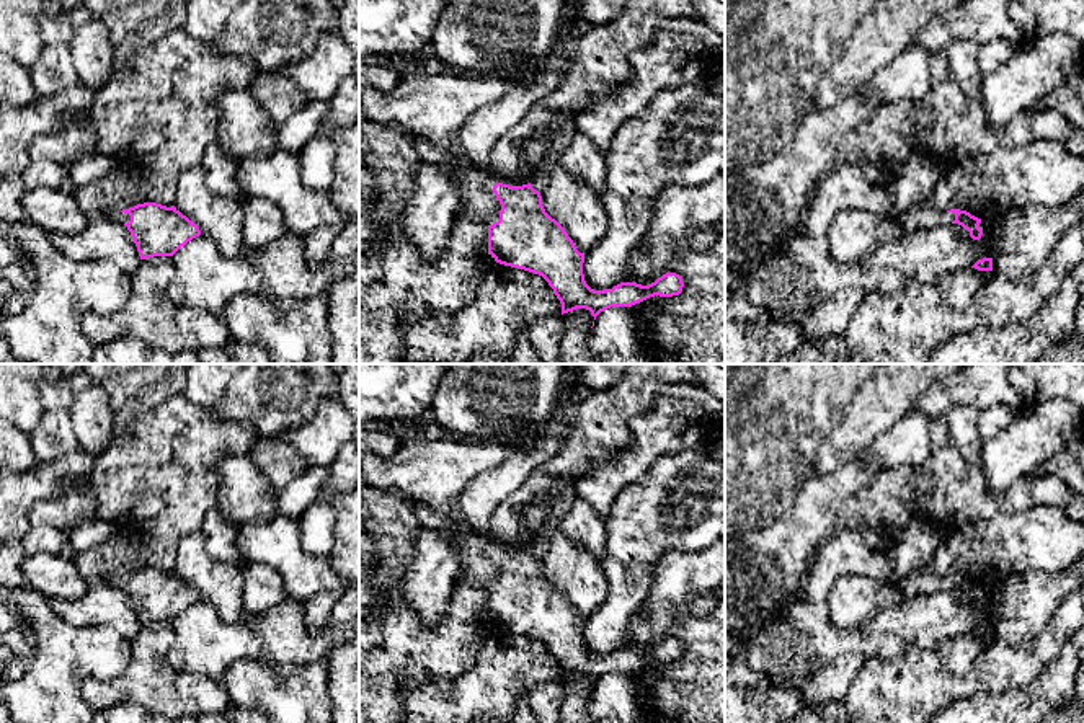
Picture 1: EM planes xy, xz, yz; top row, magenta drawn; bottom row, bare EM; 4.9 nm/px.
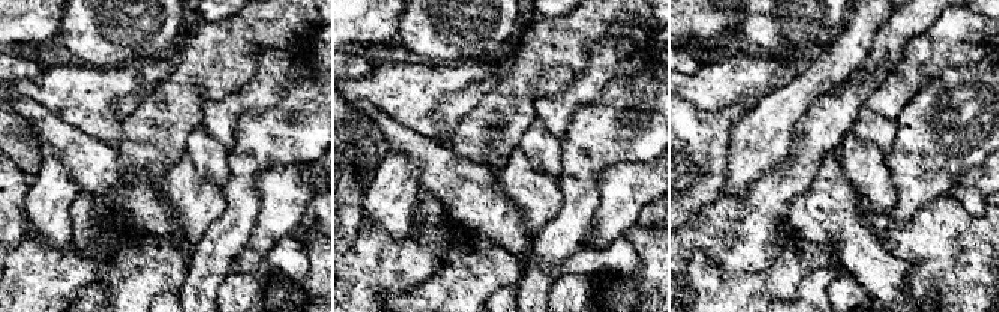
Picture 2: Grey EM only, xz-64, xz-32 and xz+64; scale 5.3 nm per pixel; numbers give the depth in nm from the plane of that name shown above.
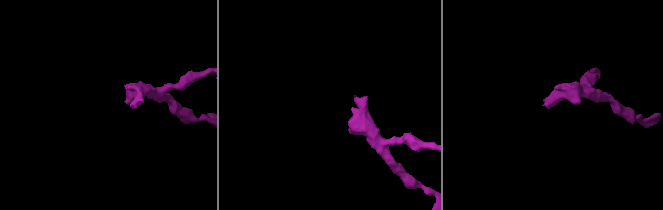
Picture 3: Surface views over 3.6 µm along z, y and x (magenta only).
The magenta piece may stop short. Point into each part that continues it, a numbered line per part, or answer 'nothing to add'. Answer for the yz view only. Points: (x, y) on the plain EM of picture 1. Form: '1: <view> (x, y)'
1: yz (913, 554)

